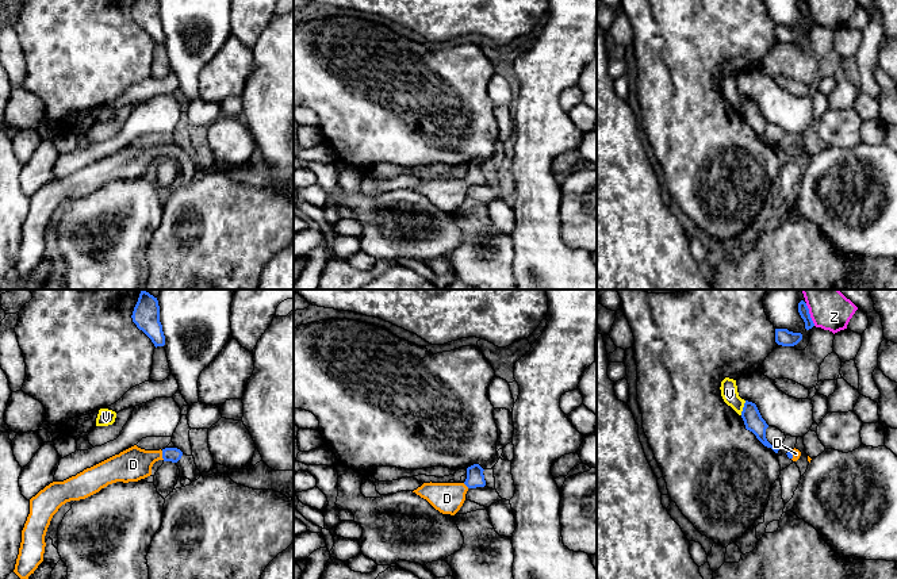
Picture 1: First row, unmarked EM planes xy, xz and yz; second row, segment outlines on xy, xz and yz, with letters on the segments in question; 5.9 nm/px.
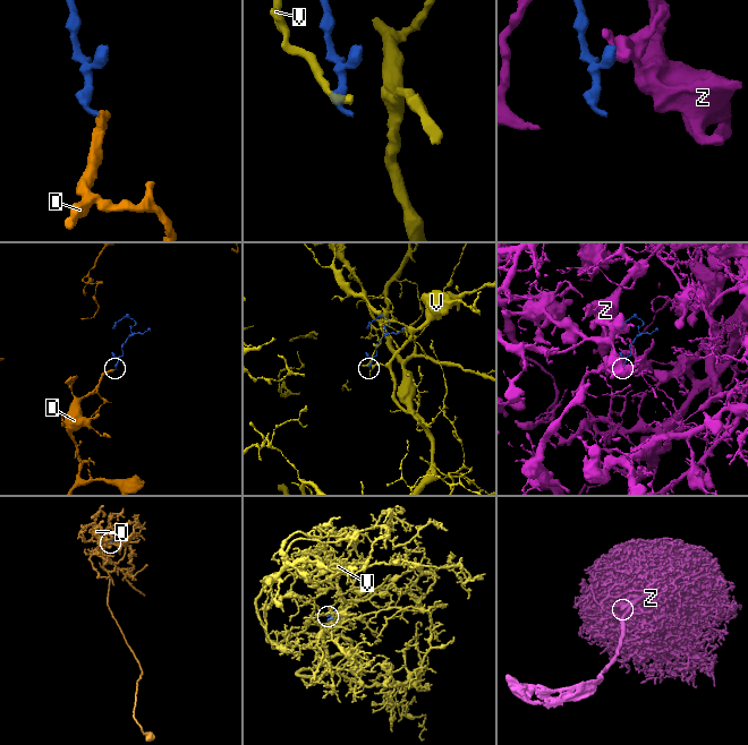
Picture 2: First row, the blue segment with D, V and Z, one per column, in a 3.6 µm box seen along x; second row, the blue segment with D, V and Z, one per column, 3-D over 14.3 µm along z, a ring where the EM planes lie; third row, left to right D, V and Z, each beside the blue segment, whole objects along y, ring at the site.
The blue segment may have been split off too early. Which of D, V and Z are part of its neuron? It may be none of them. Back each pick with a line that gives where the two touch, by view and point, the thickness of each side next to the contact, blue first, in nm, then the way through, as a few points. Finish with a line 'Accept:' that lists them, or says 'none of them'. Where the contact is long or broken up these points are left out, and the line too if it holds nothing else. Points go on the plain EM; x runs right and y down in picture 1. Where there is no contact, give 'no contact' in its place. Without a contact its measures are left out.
D: xy (163, 152) | 90/200 nm | across xy (173, 152), (163, 152), (154, 152), (133, 161)
Accept: D

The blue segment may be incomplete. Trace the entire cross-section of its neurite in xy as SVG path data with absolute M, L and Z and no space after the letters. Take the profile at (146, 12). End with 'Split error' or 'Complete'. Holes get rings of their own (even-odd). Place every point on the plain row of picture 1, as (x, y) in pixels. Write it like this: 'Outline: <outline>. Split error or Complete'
Outline: M137 0L131 15L137 24L152 37L156 45L165 42L158 0Z. Complete

